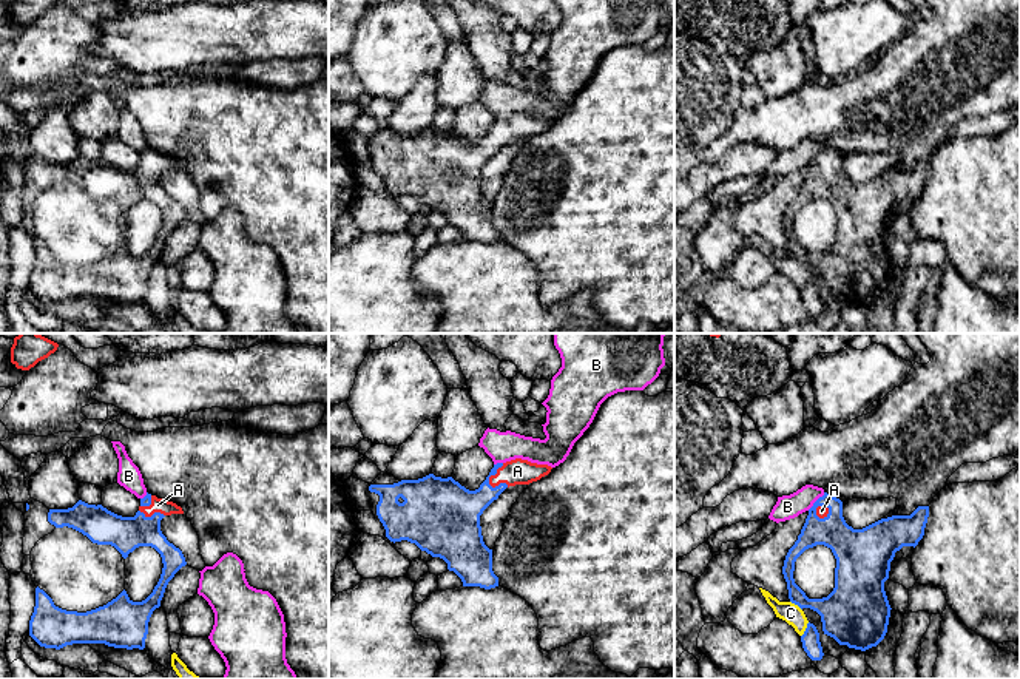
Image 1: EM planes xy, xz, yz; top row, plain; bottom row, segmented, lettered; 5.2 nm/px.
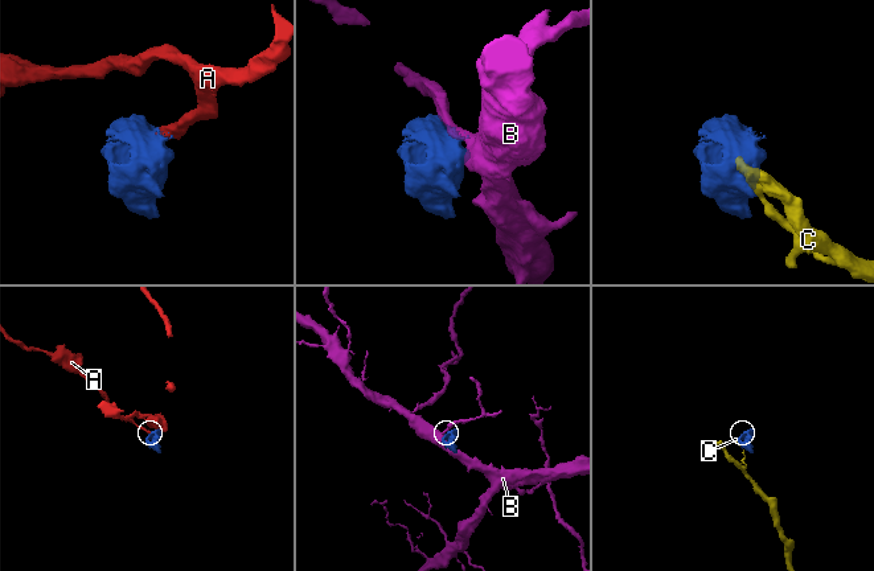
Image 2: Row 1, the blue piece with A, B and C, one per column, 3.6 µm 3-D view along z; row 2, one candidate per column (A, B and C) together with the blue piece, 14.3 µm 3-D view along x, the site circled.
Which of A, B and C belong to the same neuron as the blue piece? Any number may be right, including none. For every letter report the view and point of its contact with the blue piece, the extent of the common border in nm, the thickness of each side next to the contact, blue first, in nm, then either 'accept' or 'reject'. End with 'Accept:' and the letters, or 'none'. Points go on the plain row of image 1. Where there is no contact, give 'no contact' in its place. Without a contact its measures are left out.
A: xz (491, 128) | 150 nm | 240/130 nm | accept
B: yz (815, 156) | 130 nm | 170/130 nm | reject
C: yz (806, 284) | 90 nm | 100/100 nm | reject
Accept: A

